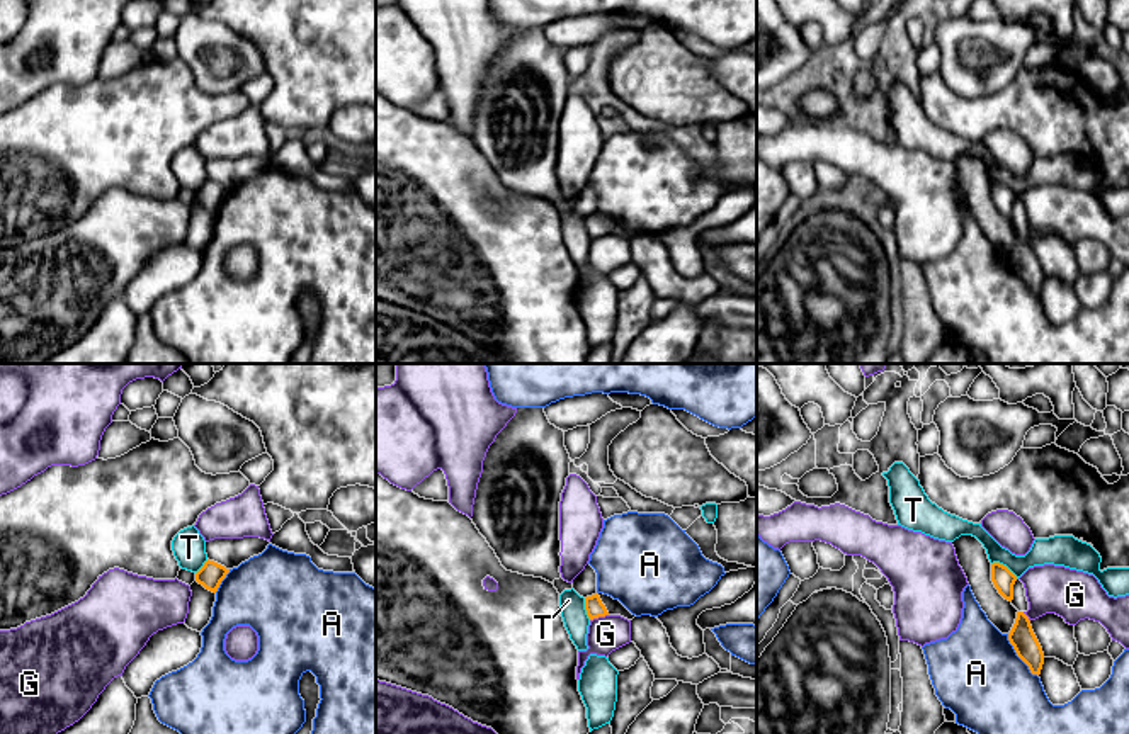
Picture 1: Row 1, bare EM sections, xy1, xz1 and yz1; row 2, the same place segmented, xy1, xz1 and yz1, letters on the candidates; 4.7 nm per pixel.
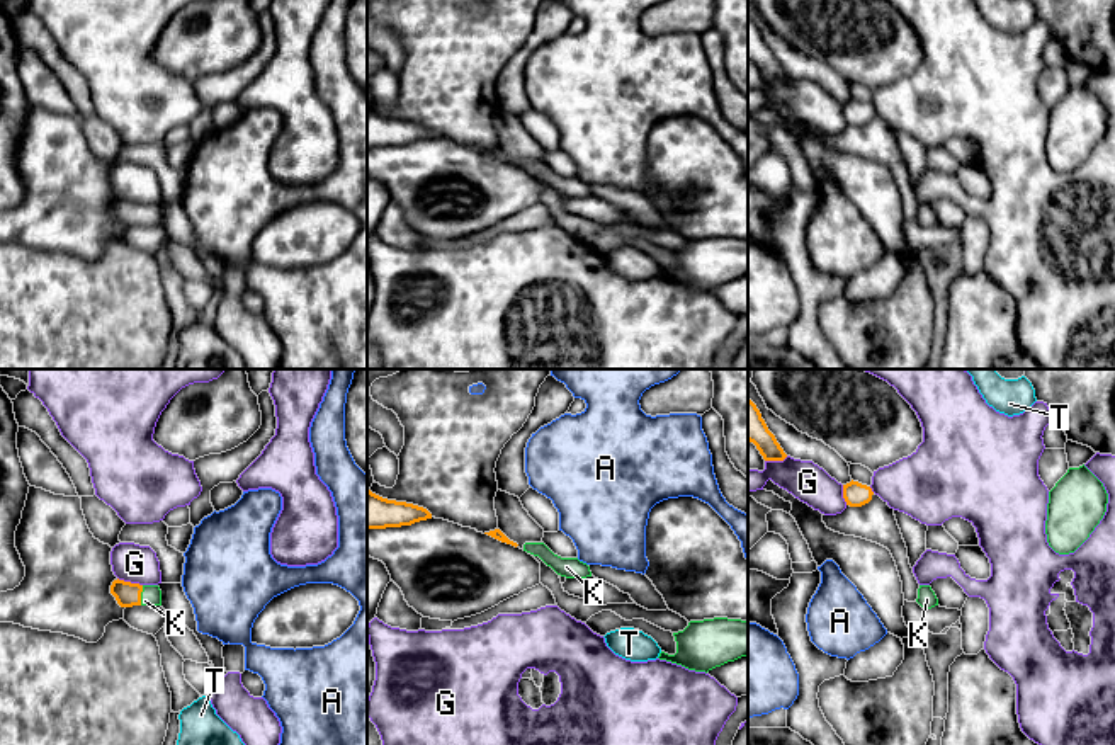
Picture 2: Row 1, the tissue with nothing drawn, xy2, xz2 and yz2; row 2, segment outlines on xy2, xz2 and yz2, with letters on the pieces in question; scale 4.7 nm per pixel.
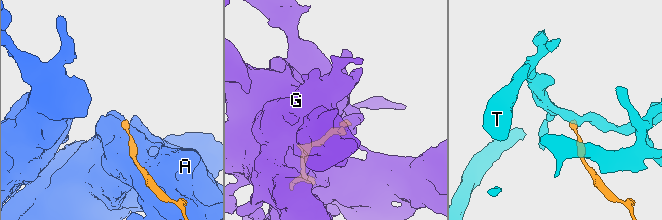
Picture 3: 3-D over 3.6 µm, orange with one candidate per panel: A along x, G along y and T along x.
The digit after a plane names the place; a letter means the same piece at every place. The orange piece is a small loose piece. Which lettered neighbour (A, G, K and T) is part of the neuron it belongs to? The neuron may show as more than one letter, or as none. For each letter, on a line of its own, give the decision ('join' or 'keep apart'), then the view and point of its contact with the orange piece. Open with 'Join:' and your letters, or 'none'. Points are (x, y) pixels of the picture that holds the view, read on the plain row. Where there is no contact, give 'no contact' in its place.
Join: K
A: keep apart | yz1 (1017, 274)
G: keep apart | xy2 (130, 201)
K: join | xy2 (140, 215)
T: keep apart | yz1 (1005, 186)

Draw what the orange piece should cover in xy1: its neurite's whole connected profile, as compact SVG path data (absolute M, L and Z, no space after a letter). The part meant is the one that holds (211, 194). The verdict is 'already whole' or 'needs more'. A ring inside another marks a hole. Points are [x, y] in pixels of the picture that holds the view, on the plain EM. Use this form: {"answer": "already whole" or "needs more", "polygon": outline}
{"answer": "already whole", "polygon": "M207 178L204 185L196 192L196 200L206 209L216 212L228 192L230 189Z"}

